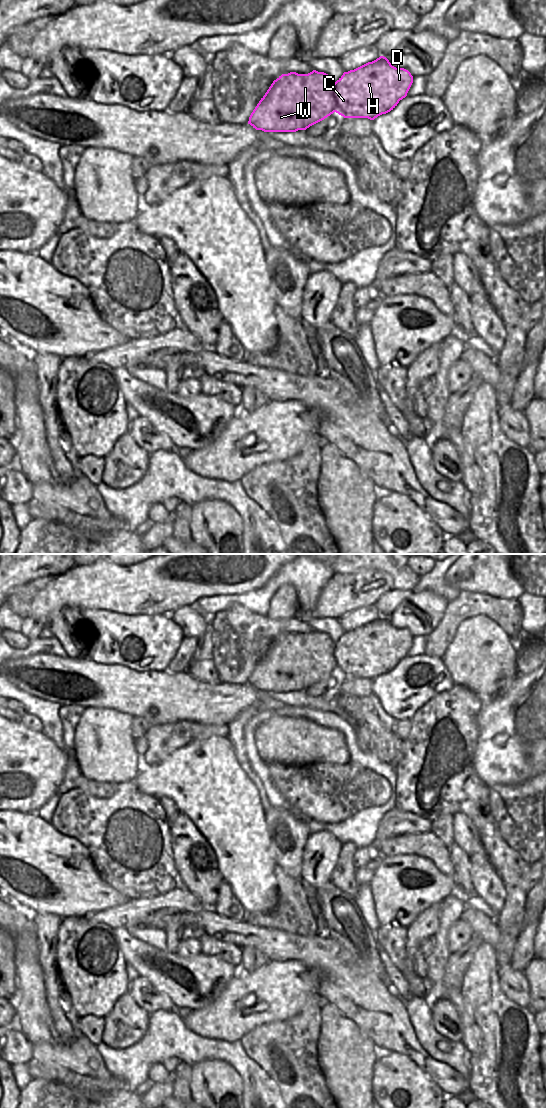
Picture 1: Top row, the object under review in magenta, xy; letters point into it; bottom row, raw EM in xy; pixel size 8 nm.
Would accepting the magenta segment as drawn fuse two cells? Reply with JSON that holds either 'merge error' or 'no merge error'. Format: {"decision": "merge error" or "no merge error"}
{"decision": "no merge error"}

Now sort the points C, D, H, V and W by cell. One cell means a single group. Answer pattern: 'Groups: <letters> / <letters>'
Groups: C D H V W

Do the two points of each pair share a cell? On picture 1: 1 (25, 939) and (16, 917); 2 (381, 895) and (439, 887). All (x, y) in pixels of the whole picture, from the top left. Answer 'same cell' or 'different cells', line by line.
1: same cell
2: same cell

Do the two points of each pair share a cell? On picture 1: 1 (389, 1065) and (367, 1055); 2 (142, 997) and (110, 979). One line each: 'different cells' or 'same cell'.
1: different cells
2: different cells

